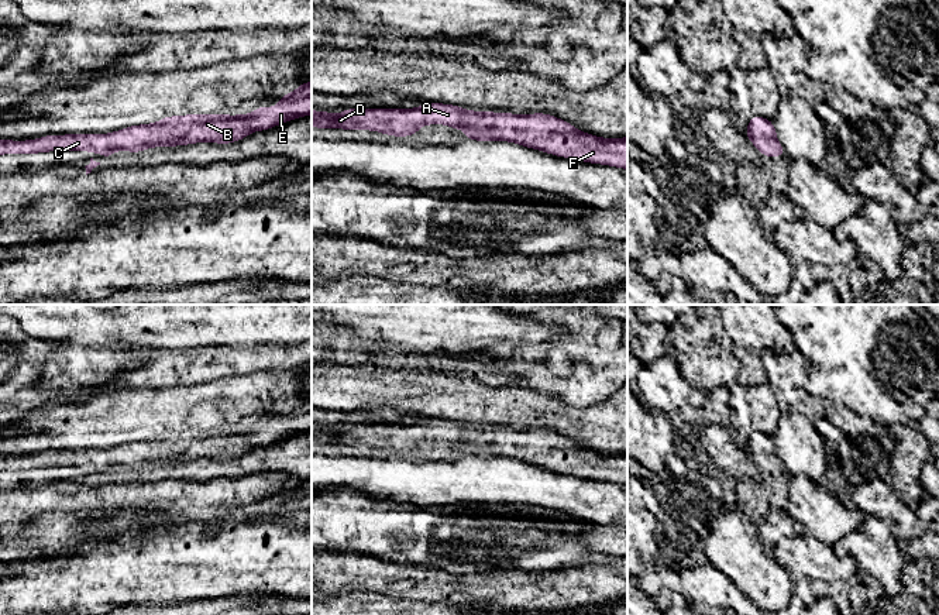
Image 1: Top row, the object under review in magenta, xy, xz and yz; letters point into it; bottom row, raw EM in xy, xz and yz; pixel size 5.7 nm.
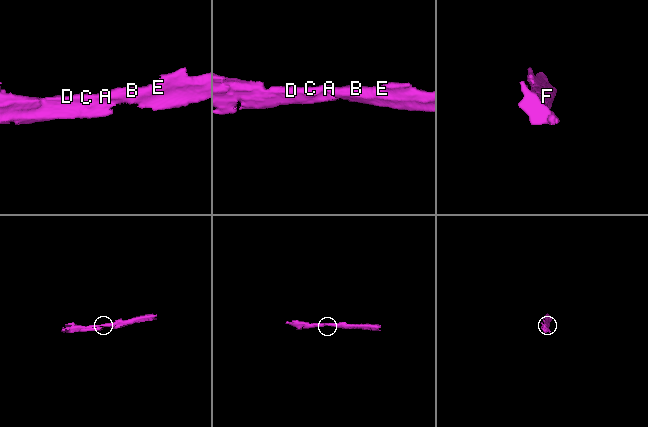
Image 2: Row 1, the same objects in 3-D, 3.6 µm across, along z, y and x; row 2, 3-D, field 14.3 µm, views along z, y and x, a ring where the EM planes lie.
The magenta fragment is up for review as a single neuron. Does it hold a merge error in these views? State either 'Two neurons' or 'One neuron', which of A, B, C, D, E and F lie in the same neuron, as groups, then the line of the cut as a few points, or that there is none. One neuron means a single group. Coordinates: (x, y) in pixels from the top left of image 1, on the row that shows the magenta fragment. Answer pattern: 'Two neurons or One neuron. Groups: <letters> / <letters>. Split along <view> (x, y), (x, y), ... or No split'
One neuron. Groups: A B C D E F. No split

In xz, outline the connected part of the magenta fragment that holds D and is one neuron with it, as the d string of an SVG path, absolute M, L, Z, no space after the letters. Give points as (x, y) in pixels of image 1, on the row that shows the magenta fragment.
M443 103L416 109L347 109L338 114L312 110L312 127L317 128L371 130L407 137L427 124L465 130L465 140L509 141L556 157L627 169L627 137L596 137L544 113L472 111Z

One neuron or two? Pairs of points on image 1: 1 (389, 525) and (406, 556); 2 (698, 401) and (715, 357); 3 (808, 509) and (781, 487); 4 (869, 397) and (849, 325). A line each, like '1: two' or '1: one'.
1: one
2: two
3: two
4: one

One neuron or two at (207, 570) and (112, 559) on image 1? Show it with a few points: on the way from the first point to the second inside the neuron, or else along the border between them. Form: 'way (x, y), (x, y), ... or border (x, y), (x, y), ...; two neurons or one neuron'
way (183, 562), (136, 560); one neuron

